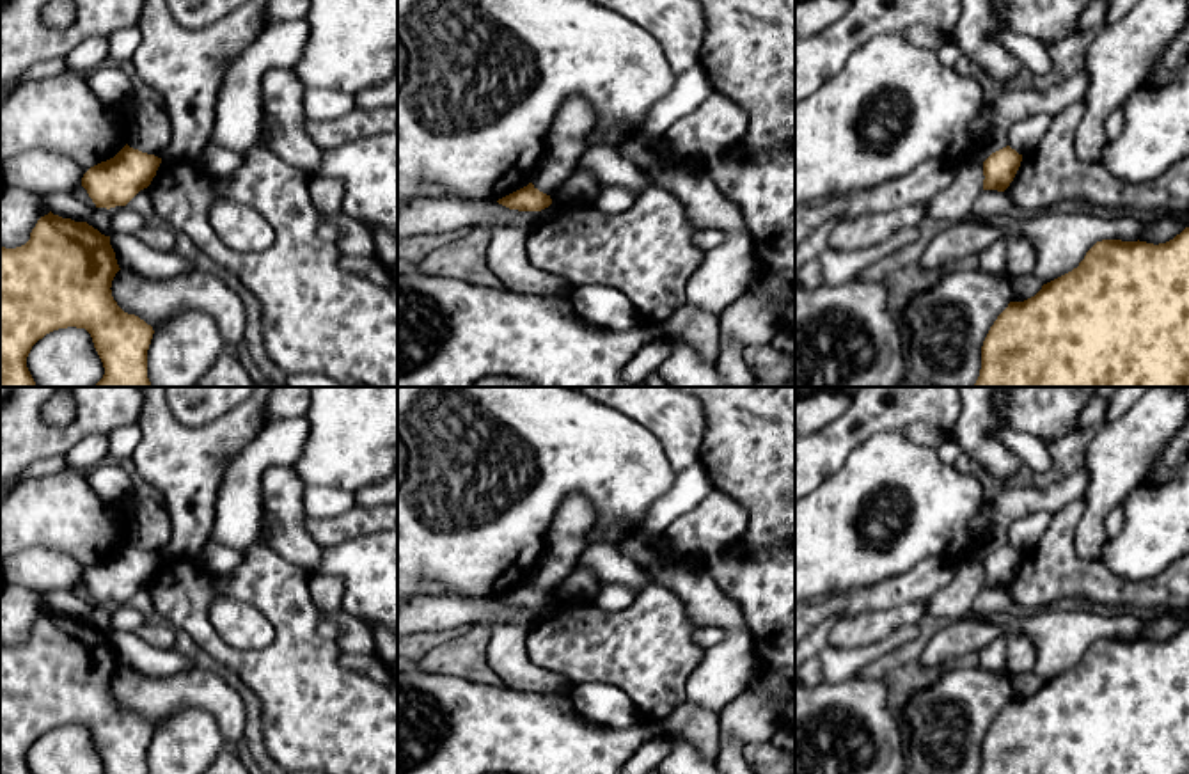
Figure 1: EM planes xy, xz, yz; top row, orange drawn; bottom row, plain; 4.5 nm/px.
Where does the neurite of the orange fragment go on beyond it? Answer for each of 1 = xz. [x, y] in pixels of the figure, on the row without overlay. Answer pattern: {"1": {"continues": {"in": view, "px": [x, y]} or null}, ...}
{"1": {"continues": null}}

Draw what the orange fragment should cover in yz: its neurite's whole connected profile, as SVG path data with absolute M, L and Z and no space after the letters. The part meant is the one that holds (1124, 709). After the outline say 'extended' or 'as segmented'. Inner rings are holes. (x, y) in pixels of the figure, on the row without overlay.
M1189 625L1159 643L1139 637L1097 639L1077 666L1043 682L1031 696L1010 699L983 738L980 774L1189 774Z | as segmented

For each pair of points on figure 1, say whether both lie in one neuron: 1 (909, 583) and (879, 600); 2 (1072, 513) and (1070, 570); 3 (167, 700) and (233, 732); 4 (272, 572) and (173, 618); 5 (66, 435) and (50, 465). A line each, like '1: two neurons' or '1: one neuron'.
1: one neuron
2: one neuron
3: one neuron
4: one neuron
5: two neurons

